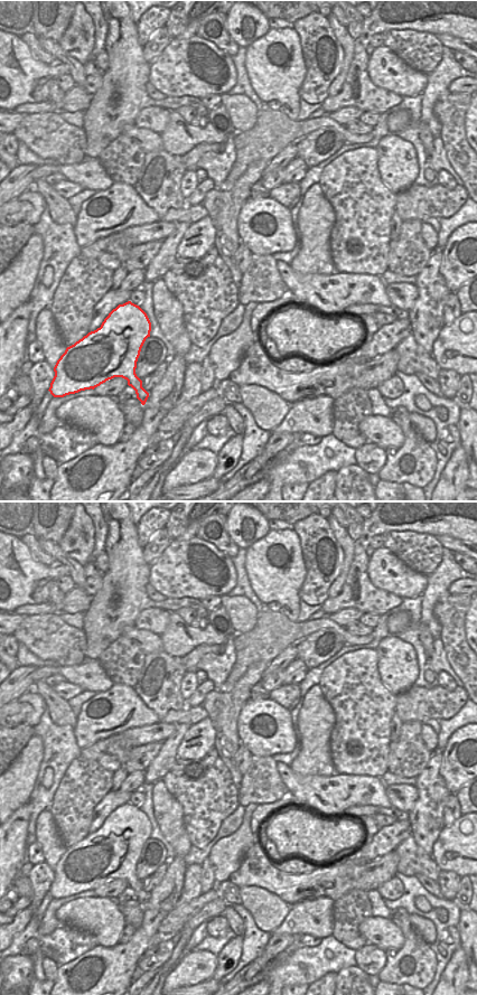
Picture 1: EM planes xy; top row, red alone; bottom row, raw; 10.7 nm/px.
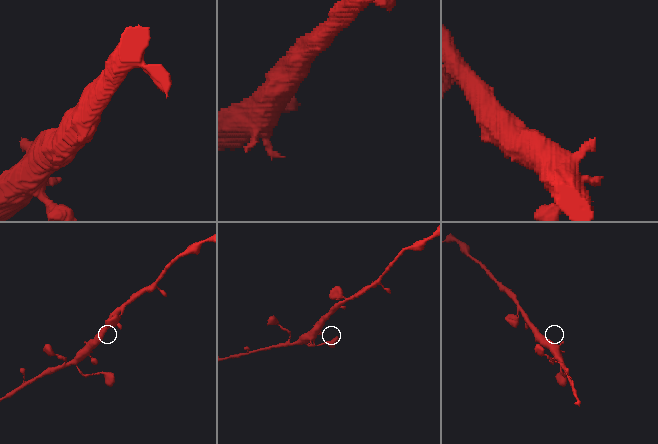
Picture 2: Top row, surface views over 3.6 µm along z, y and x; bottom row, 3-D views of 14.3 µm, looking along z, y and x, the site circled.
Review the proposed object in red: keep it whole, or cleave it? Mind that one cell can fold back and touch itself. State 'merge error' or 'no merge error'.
no merge error

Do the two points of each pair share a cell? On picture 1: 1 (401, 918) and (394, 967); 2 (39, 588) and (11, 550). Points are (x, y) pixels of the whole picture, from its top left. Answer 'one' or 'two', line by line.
1: one
2: one

